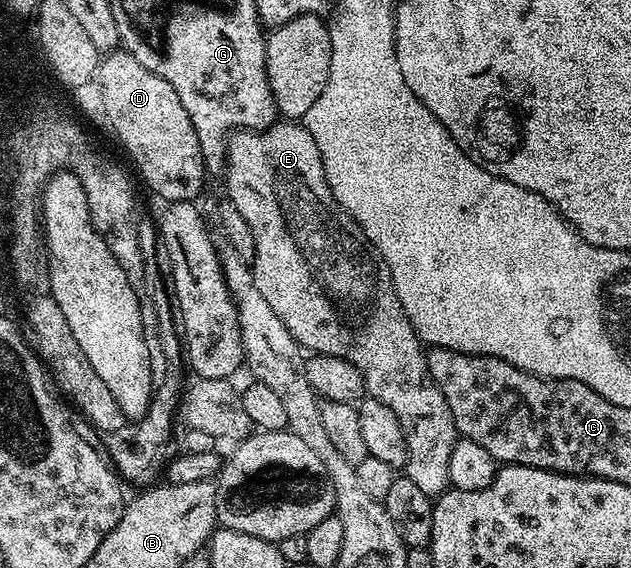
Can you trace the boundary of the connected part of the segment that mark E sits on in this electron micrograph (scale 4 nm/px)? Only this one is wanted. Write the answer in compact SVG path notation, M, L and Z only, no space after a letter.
M294 120L275 121L269 130L236 130L226 143L225 178L226 190L230 193L227 194L228 200L236 208L236 212L240 212L240 216L244 216L244 221L247 222L248 228L252 228L252 236L256 240L256 256L252 269L256 288L260 288L260 296L264 296L264 300L268 300L272 312L276 312L276 316L280 316L284 328L288 328L288 332L298 341L298 345L302 347L303 351L340 356L348 359L356 367L366 385L366 394L388 404L388 408L392 408L392 412L396 412L396 420L400 420L400 428L404 428L404 436L408 444L408 460L404 467L405 477L410 478L412 484L416 484L416 488L420 488L420 492L425 494L437 496L446 493L450 486L448 460L452 460L452 448L460 437L454 426L452 412L448 408L448 400L444 400L444 392L440 392L436 380L432 380L432 376L428 372L424 343L418 337L413 324L408 320L408 316L400 304L400 296L396 296L396 288L388 264L380 256L380 252L371 247L368 236L364 236L362 229L354 223L352 215L336 200L326 179L320 148L316 148L316 140L312 140L305 125Z

